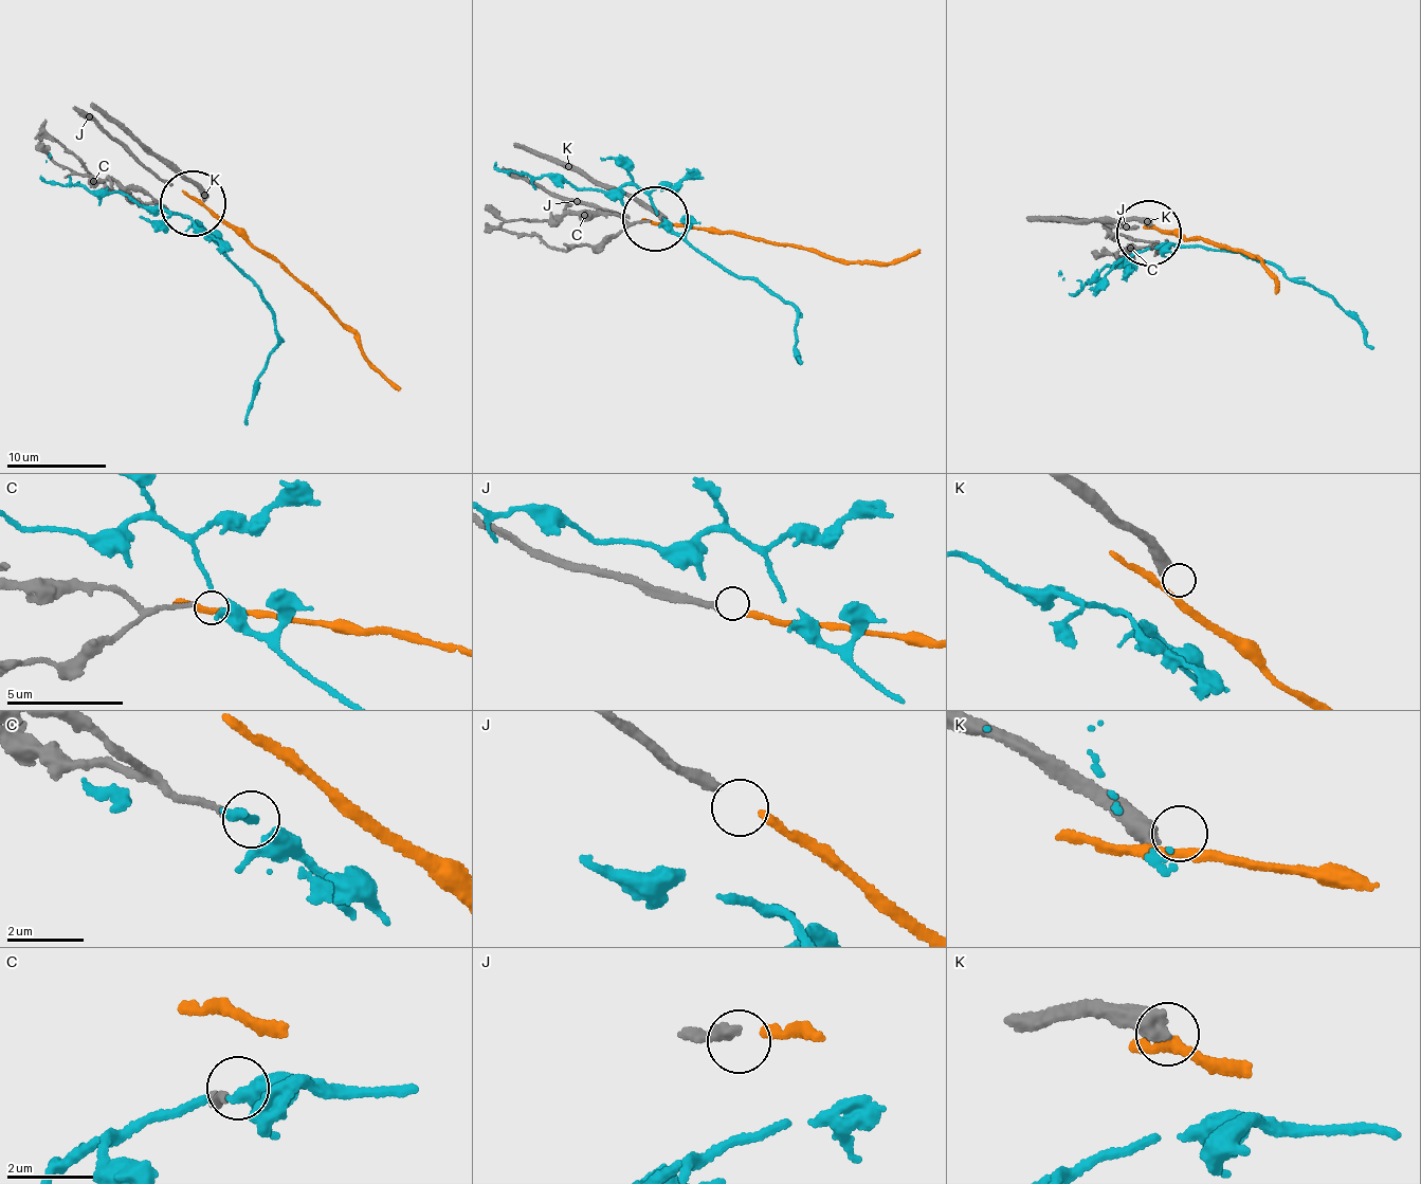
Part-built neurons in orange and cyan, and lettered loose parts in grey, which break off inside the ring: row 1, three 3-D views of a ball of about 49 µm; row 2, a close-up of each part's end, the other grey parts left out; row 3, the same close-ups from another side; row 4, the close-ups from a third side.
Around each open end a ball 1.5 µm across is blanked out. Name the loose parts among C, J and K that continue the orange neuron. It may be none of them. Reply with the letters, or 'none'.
J

